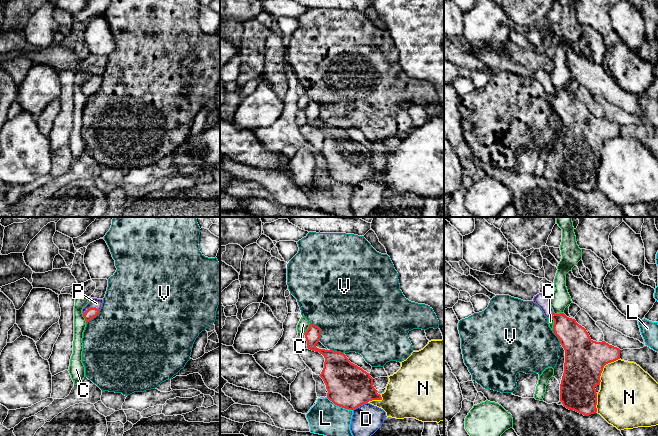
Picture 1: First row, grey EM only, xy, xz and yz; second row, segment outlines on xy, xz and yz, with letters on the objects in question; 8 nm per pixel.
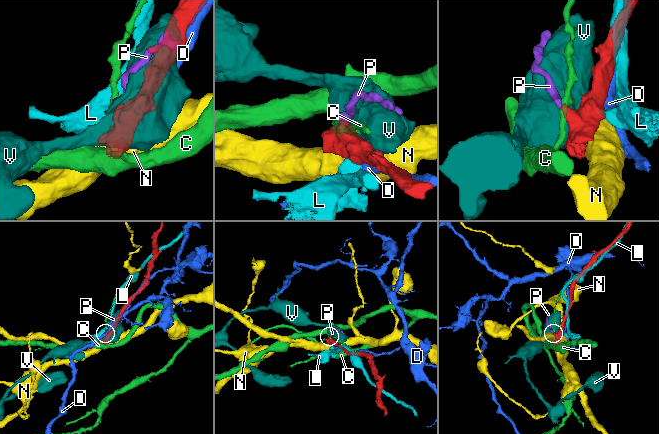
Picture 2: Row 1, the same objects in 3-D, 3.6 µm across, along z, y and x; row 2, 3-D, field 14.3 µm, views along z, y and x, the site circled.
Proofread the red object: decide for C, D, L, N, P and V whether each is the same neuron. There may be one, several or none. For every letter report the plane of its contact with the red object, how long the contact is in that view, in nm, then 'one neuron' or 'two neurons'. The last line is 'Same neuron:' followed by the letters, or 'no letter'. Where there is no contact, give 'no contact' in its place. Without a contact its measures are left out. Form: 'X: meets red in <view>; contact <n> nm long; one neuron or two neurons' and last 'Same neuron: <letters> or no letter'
C: meets red in xz; contact 110 nm long; two neurons
D: meets red in xz; contact 140 nm long; two neurons
L: meets red in xz; contact 240 nm long; two neurons
N: meets red in yz; contact 280 nm long; two neurons
P: meets red in xy; contact 140 nm long; one neuron
V: meets red in xz; contact 170 nm long; two neurons
Same neuron: P

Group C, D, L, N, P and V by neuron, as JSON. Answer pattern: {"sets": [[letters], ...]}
{"sets": [["C"], ["D"], ["L"], ["N"], ["P"], ["V"]]}

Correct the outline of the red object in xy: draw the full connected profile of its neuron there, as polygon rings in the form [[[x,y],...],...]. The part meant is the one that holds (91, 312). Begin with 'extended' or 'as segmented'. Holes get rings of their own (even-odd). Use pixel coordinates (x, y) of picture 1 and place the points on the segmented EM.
extended; [[[91,298],[90,302],[83,307],[82,314],[85,318],[86,324],[88,321],[96,317],[102,307],[103,300],[97,298]]]

